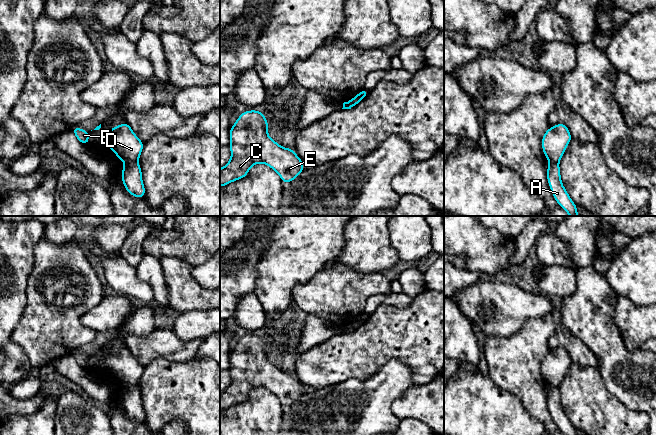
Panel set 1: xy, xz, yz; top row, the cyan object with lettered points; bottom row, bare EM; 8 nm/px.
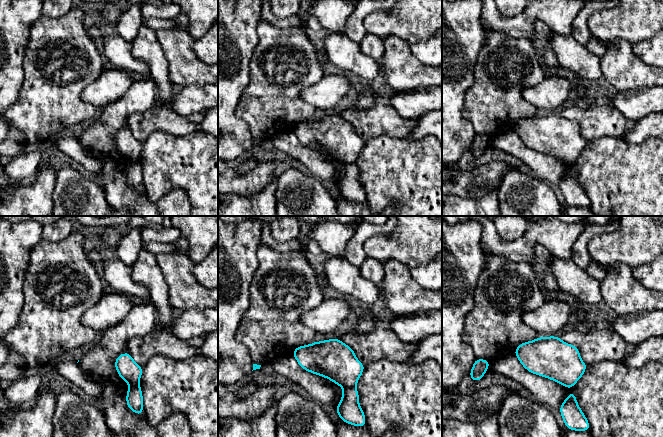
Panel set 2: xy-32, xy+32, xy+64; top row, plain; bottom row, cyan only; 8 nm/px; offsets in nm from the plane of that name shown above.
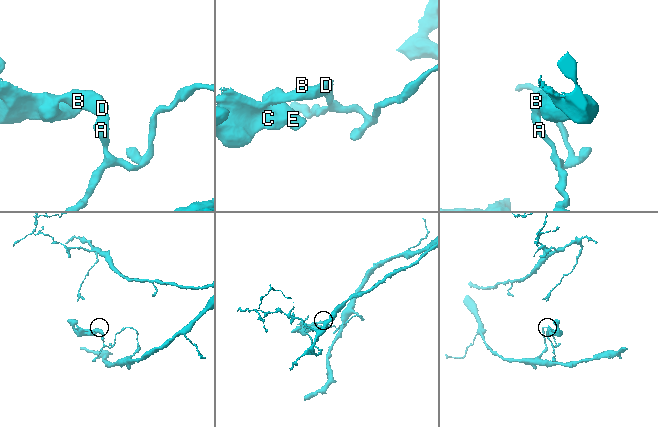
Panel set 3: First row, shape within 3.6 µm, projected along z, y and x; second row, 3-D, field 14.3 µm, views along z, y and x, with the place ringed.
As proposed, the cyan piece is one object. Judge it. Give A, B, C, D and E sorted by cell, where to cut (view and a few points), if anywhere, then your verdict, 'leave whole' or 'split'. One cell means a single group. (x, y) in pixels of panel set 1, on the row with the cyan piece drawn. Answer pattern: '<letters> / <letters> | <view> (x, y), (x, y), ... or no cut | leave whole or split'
A / B C D E | xy (136, 161), (126, 163) | split

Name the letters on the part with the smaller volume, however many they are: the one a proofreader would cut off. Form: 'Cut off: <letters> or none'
Cut off: B, C, D, E

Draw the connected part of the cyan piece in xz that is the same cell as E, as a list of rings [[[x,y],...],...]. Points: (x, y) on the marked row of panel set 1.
[[[249,110],[239,115],[235,124],[230,127],[230,161],[220,169],[220,187],[248,175],[249,169],[257,163],[264,163],[275,170],[282,183],[292,182],[305,170],[303,161],[293,149],[284,148],[268,136],[268,121],[261,111]]]

